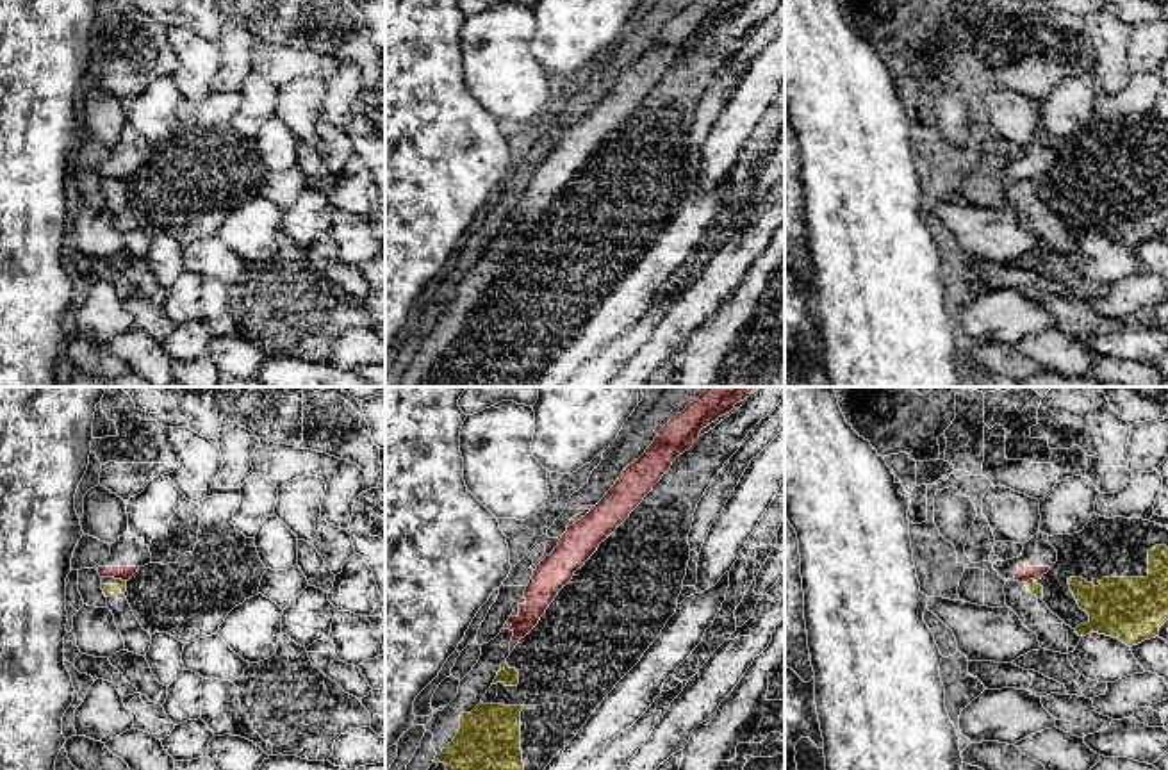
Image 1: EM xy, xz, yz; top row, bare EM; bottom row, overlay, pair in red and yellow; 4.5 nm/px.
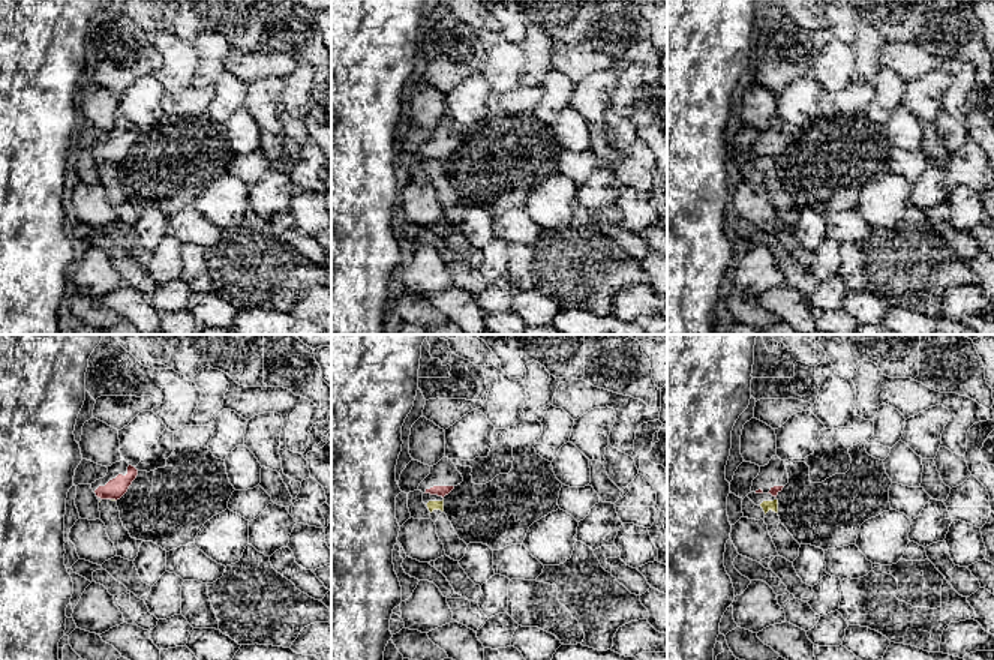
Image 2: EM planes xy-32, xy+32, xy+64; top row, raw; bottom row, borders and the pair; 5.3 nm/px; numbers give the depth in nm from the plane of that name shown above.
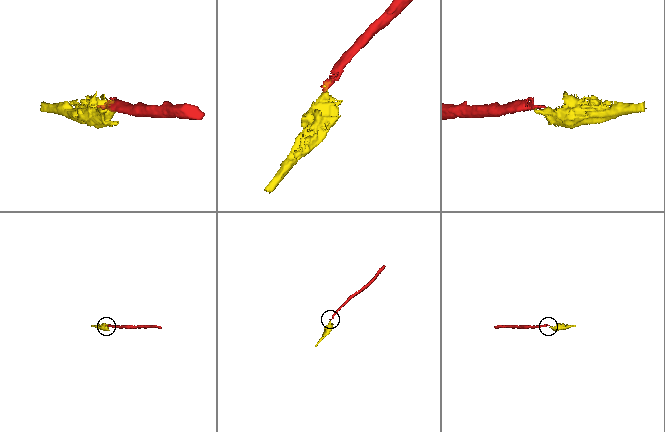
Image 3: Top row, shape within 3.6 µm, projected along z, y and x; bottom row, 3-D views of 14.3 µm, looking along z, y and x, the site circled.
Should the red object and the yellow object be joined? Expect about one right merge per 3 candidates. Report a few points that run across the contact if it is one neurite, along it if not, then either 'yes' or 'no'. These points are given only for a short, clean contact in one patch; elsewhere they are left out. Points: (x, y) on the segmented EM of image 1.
xy (116, 578), (125, 581) | no

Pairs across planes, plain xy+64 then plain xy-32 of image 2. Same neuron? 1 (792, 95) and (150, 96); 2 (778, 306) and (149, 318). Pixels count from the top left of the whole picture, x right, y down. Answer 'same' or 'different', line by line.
1: same
2: same

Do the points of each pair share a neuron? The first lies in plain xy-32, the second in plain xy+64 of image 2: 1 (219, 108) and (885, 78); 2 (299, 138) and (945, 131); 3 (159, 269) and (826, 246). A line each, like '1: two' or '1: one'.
1: one
2: one
3: one

